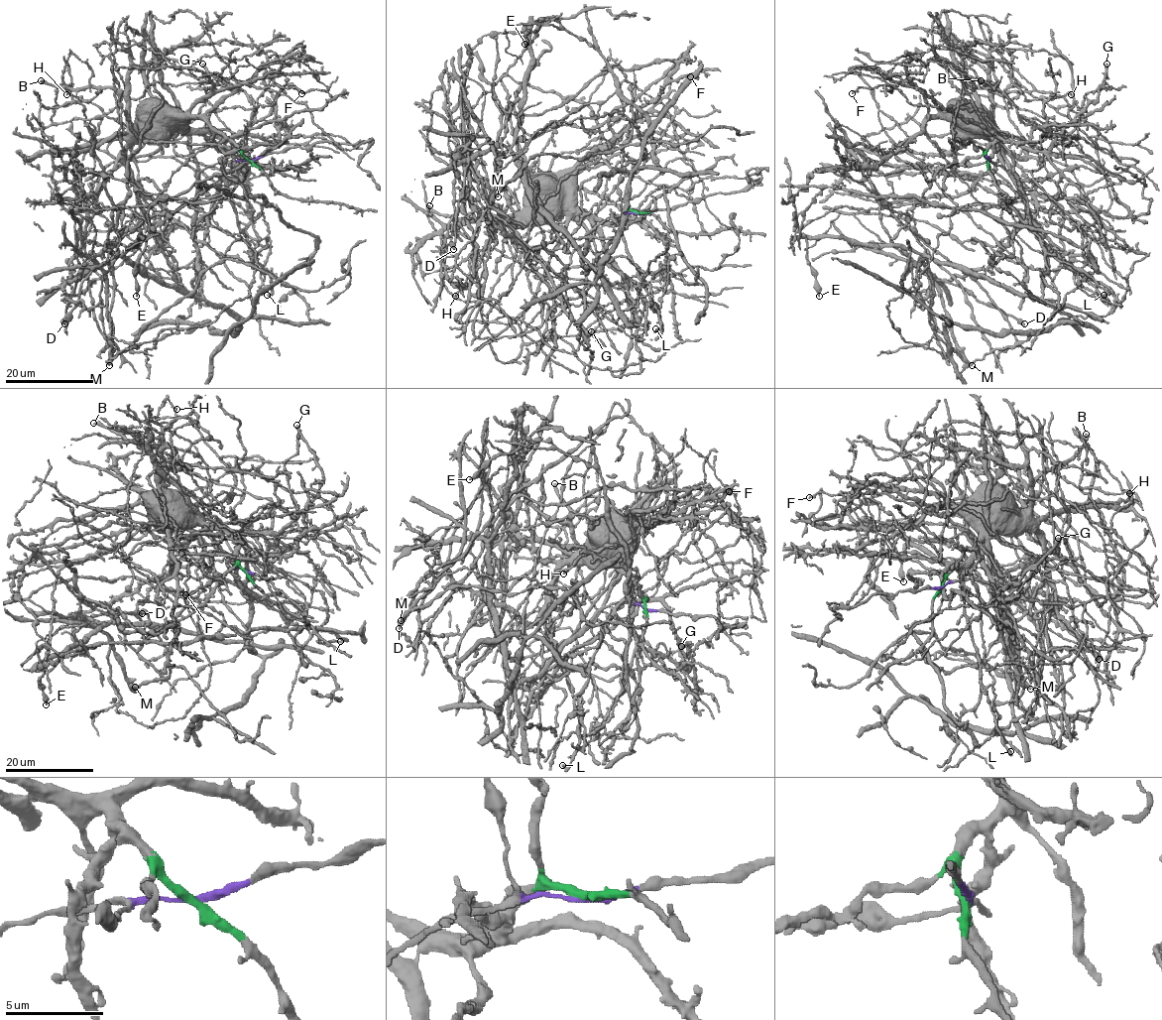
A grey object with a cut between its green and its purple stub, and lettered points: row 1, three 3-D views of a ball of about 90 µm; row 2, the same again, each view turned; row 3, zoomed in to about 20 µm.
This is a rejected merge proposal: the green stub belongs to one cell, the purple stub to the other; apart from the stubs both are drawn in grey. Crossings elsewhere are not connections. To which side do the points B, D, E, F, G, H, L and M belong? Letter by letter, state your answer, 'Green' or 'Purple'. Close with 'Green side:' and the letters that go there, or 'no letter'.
B: Green
D: Purple
E: Purple
F: Green
G: Green
H: Green
L: Green
M: Purple
Green side: B, F, G, H, L

